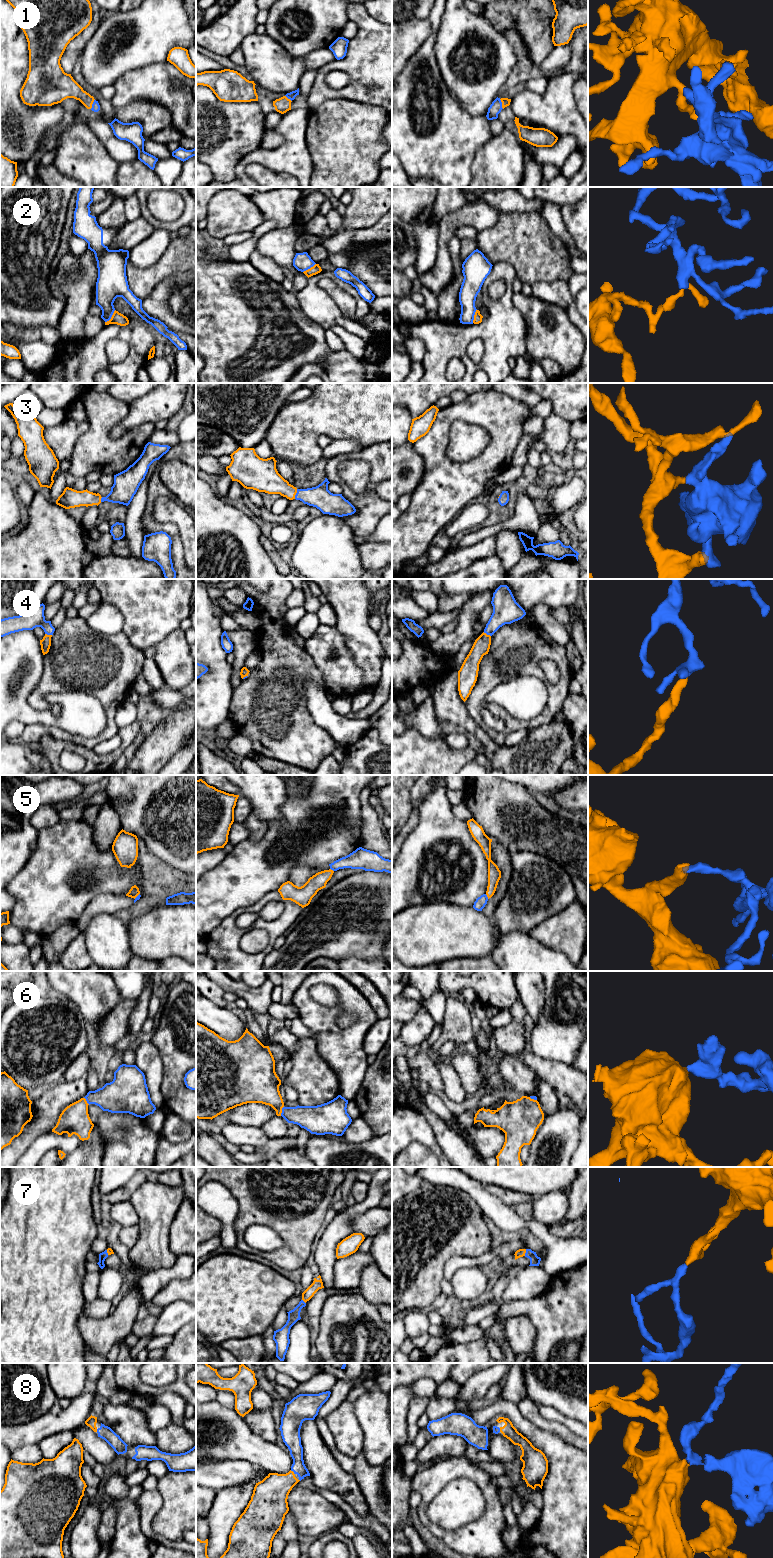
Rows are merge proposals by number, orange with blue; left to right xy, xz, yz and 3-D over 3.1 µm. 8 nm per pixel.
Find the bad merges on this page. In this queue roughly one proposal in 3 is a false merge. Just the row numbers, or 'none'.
2, 5

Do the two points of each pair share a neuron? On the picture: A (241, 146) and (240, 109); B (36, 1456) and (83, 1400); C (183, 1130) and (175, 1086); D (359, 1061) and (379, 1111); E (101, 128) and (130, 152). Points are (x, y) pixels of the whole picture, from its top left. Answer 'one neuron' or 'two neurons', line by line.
A: one neuron
B: two neurons
C: two neurons
D: two neurons
E: one neuron

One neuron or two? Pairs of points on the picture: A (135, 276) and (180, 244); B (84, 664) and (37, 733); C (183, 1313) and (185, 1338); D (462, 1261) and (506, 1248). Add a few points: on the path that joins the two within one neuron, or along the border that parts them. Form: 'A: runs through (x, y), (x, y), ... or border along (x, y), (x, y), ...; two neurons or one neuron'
A: runs through (147, 276), (152, 276), (172, 256); one neuron
B: runs through (110, 698), (110, 728), (100, 738), (71, 737); one neuron
C: border along (185, 1324), (173, 1335); two neurons
D: runs through (473, 1261), (483, 1260), (495, 1252); one neuron

